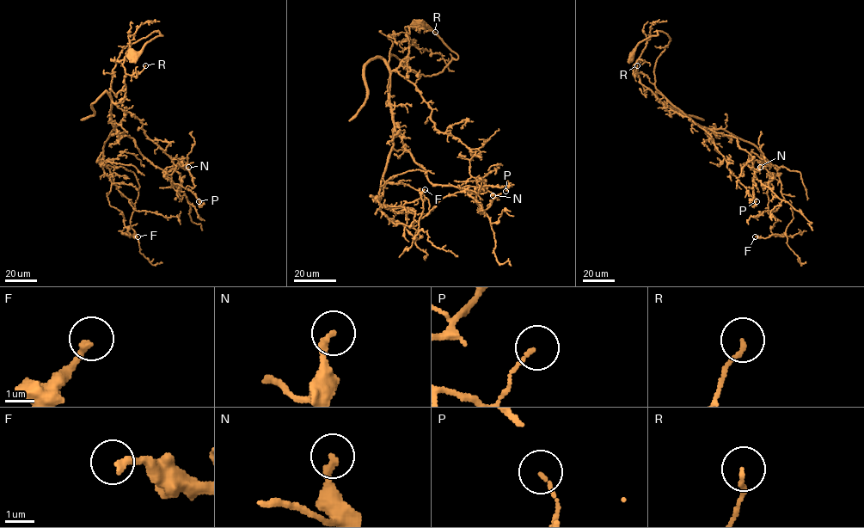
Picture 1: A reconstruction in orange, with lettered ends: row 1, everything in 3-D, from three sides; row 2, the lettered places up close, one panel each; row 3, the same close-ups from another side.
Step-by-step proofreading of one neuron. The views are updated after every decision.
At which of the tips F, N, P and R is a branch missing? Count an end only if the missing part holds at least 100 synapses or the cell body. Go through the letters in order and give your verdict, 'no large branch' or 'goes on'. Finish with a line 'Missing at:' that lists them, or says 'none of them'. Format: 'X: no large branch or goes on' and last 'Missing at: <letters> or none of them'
F: no large branch
N: no large branch
P: no large branch
R: no large branch
Missing at: none of them

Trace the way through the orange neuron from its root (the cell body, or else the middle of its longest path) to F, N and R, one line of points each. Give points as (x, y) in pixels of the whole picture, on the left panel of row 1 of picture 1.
F: (136, 56), (158, 31), (116, 60), (103, 147), (134, 205), (137, 236)
N: (136, 56), (162, 35), (158, 31), (124, 47), (116, 60), (114, 128), (155, 166), (188, 167)
R: (136, 56), (162, 35), (158, 31), (123, 48), (113, 70), (114, 103), (124, 97), (126, 74), (145, 65)

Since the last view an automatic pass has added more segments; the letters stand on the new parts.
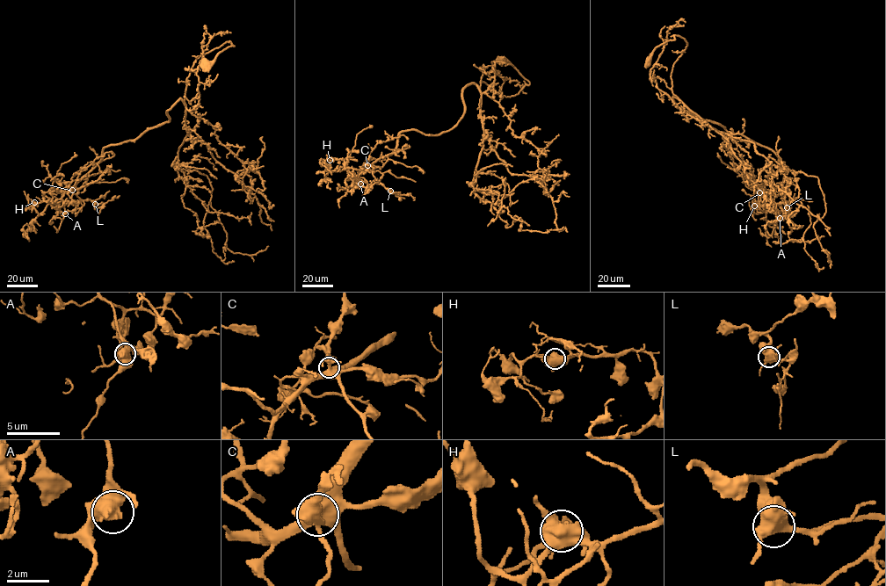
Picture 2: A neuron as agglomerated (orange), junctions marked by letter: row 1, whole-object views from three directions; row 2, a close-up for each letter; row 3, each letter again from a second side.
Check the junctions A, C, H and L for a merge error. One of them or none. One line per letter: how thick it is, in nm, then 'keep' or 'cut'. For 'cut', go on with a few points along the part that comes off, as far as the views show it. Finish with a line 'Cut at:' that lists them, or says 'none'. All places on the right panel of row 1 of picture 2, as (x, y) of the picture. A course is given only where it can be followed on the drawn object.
A: calibre 480 nm; keep
C: calibre 500 nm; keep
H: calibre 600 nm; keep
L: calibre 700 nm; keep
Cut at: none

